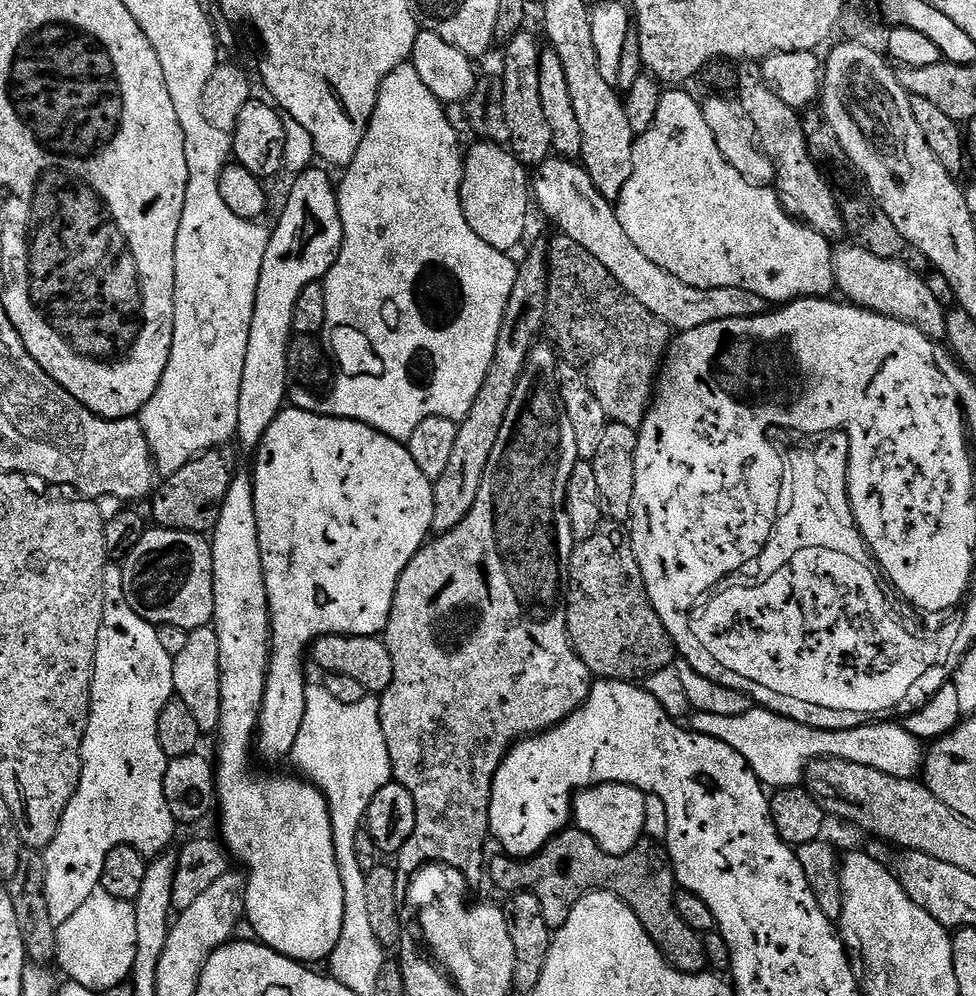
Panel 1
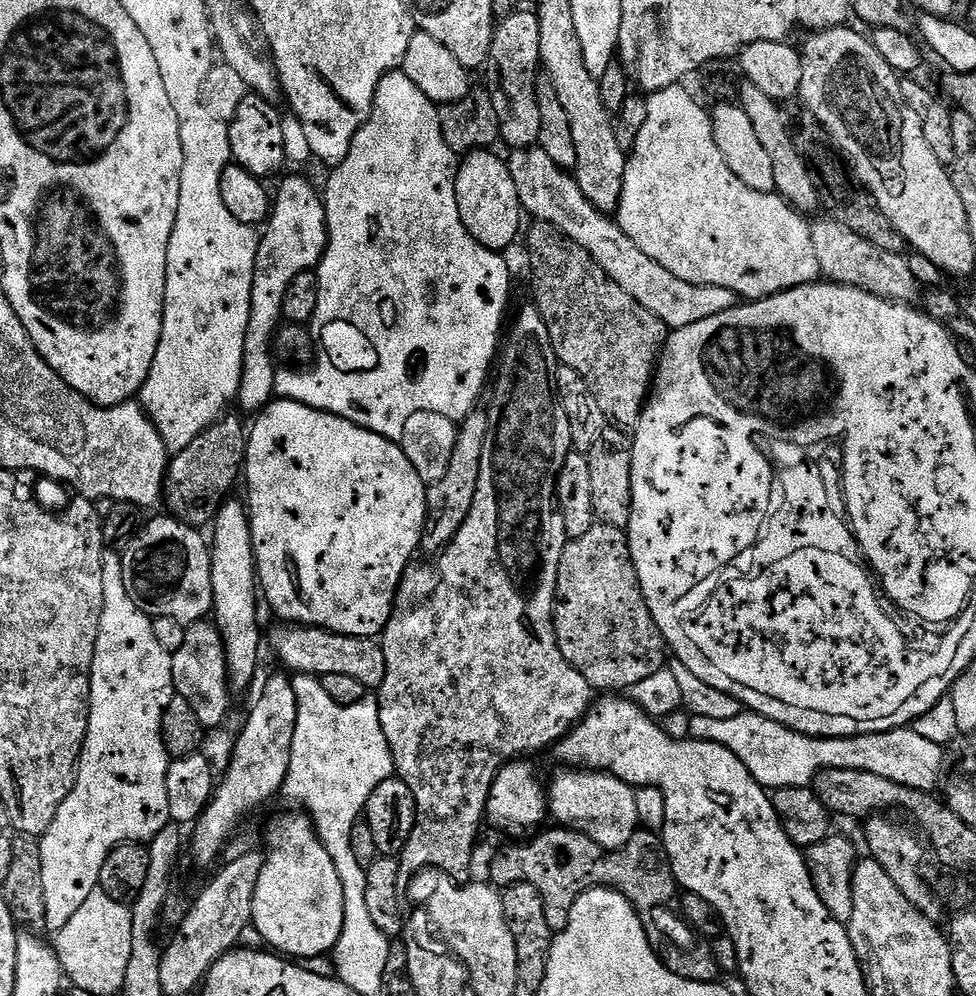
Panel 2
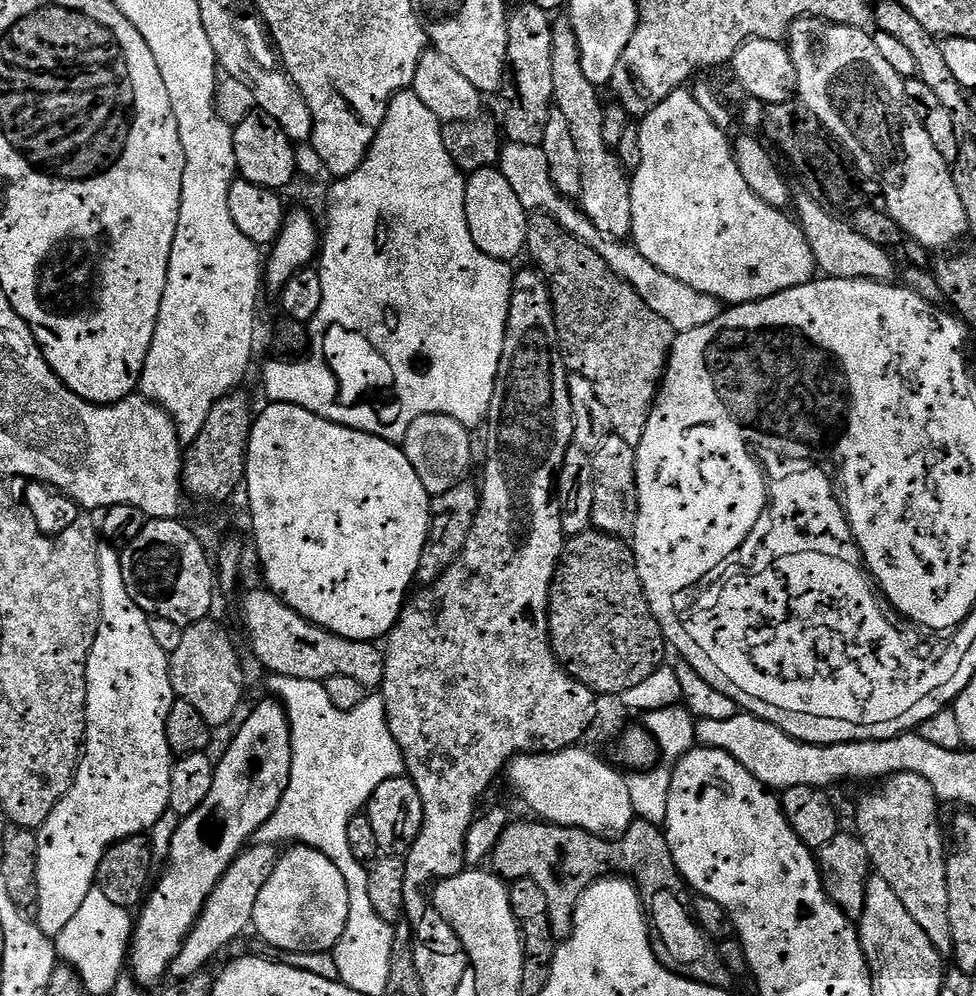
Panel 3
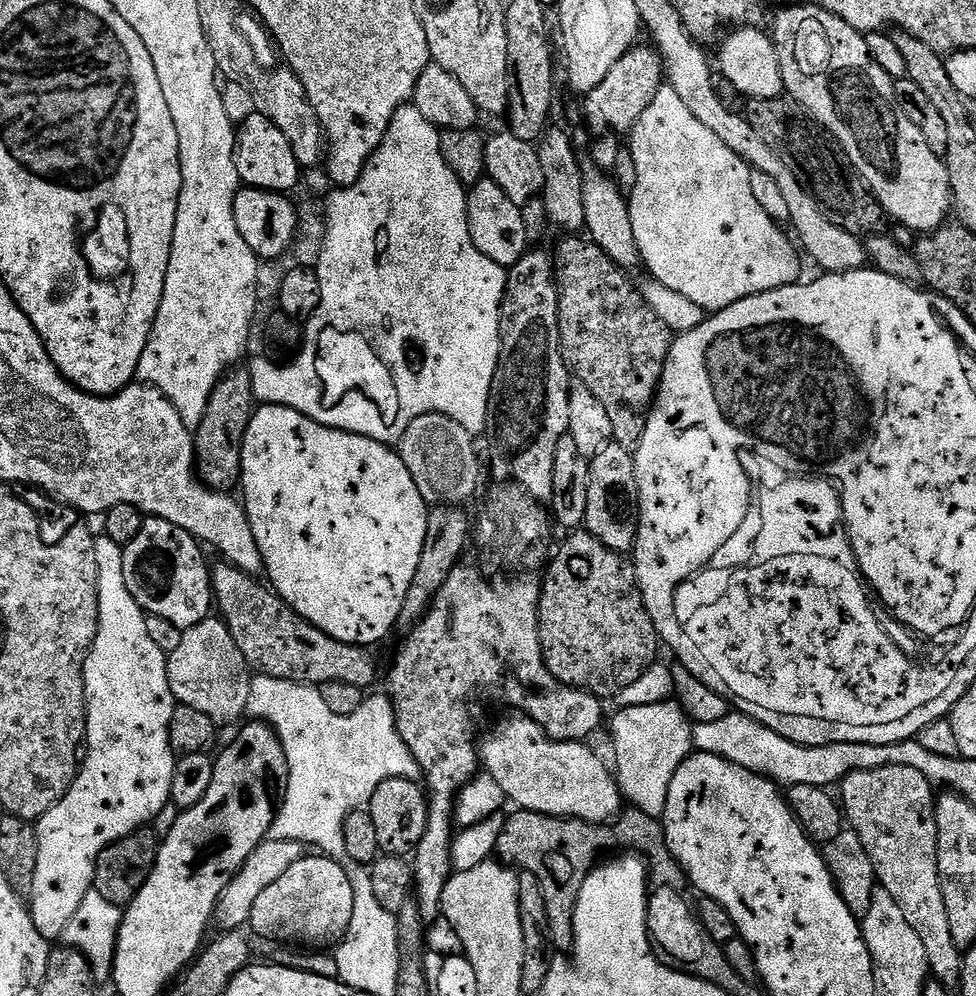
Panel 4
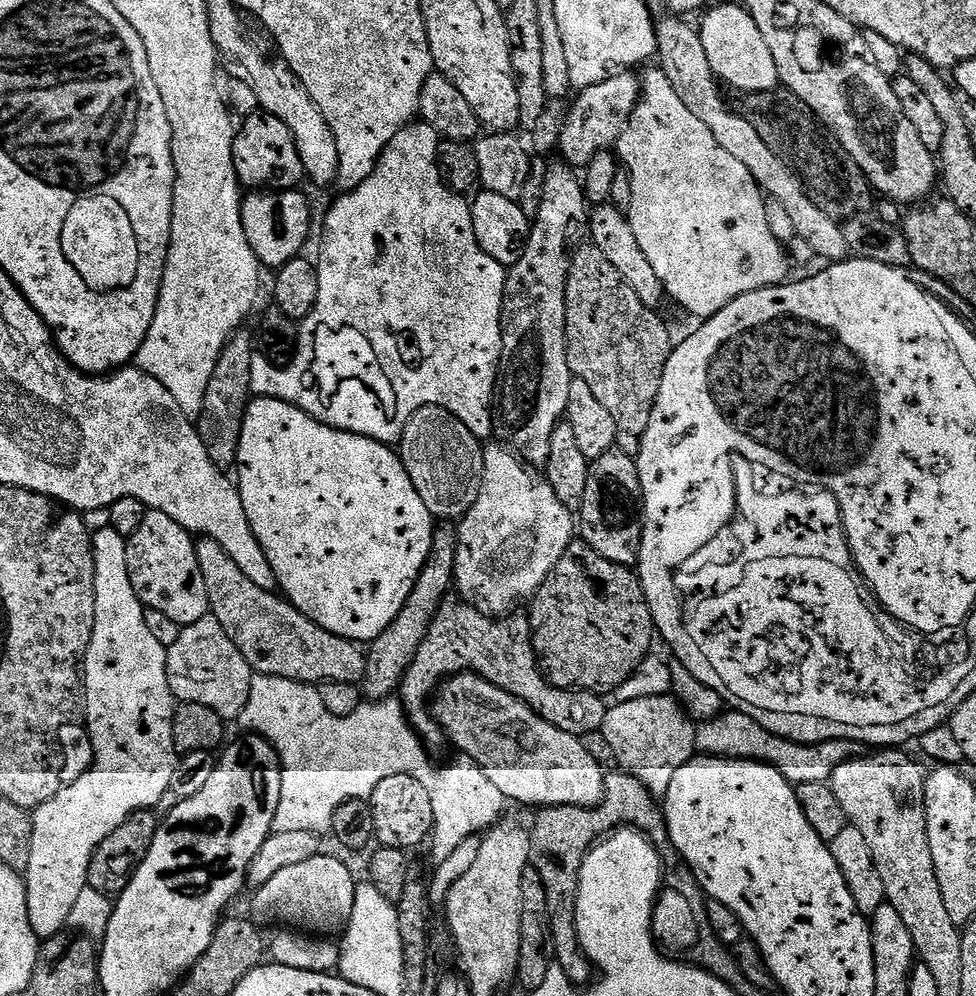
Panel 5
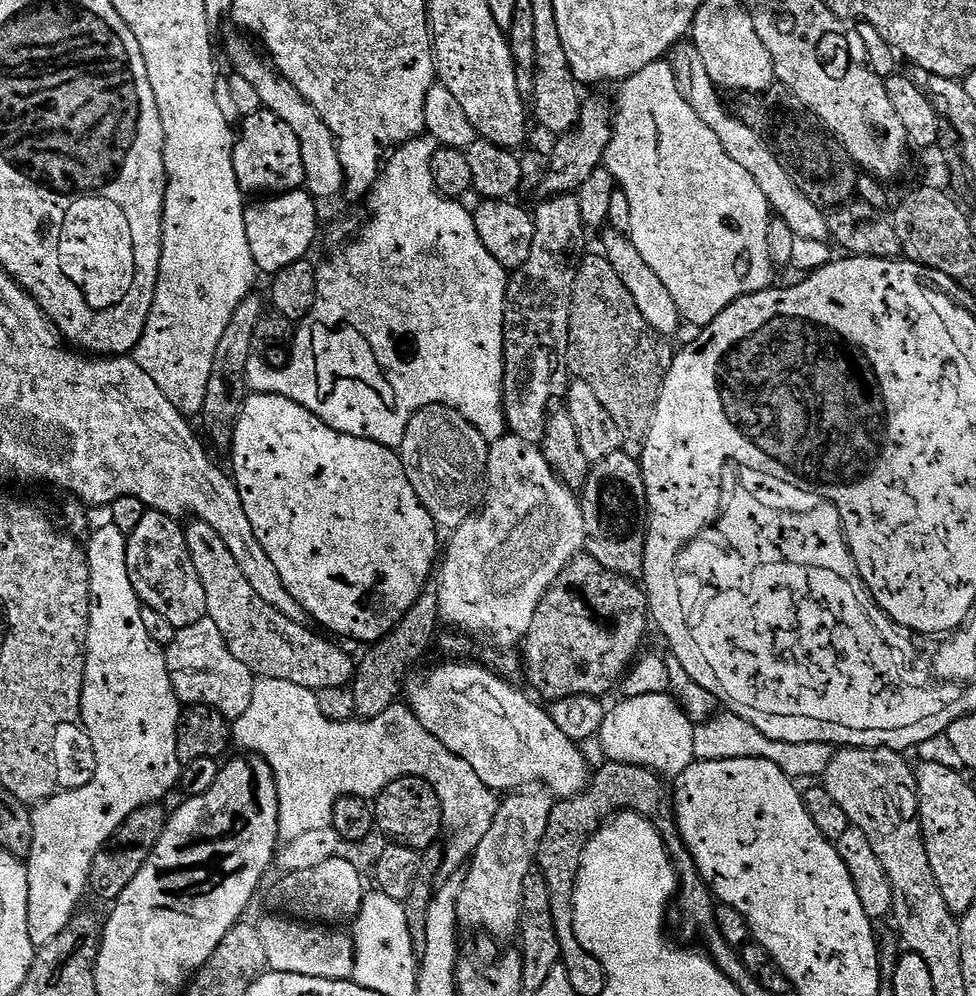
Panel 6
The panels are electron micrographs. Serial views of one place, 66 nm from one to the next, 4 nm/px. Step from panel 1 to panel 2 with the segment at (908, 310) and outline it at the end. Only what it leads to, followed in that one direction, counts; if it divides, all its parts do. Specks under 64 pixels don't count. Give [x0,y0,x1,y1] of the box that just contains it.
[812,219,920,304]

